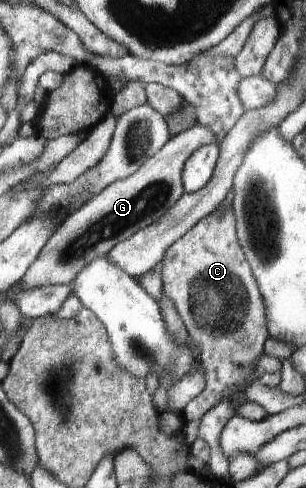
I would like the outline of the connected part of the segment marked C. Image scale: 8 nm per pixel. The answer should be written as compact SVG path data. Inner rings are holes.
M232 208L224 213L210 214L201 219L186 235L166 249L161 274L162 293L174 303L174 309L187 329L189 338L200 345L200 361L206 373L206 387L182 410L185 423L202 419L212 407L218 405L236 385L246 385L252 380L243 380L254 369L262 357L264 343L269 338L266 333L264 302L252 269L244 257L244 251L236 235L236 219Z

